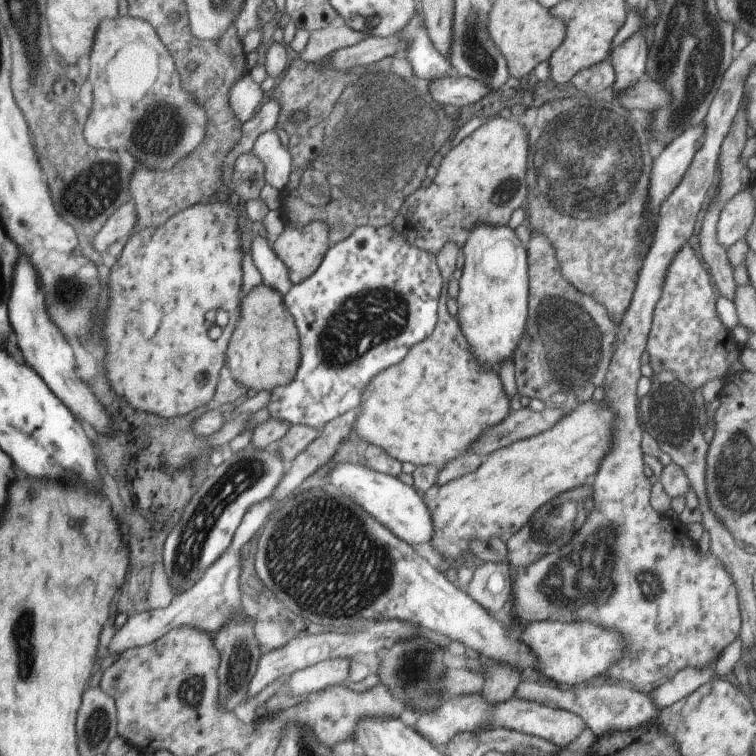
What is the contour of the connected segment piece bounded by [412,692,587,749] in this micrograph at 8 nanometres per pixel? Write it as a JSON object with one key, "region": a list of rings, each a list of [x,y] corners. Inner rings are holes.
{"region":[[[480,693],[462,694],[446,699],[441,705],[430,712],[424,712],[418,718],[415,727],[416,732],[430,738],[430,742],[434,742],[438,748],[445,748],[446,743],[450,742],[456,734],[462,732],[476,732],[476,728],[482,730],[494,730],[494,728],[507,728],[508,730],[516,730],[524,734],[540,736],[557,746],[566,747],[574,741],[579,734],[586,728],[586,722],[573,712],[538,704],[537,702],[526,702],[520,698],[510,698],[504,704],[486,704],[486,700],[482,698]]]}

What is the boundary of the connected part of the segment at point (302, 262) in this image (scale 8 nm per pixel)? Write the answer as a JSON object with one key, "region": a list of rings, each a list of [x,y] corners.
{"region":[[[318,220],[304,228],[286,226],[272,245],[286,265],[291,283],[304,283],[316,272],[328,252],[328,226],[325,221]]]}

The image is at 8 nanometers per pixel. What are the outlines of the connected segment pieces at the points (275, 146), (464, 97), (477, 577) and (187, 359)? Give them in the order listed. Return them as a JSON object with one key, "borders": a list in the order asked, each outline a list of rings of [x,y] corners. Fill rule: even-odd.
{"borders":[[[[275,129],[263,132],[253,146],[254,156],[266,166],[266,182],[283,192],[290,182],[292,156]]],[[[454,73],[437,78],[430,84],[430,94],[440,104],[452,104],[455,107],[476,107],[477,102],[485,101],[486,96],[493,92],[480,80],[456,75]]],[[[484,561],[473,565],[473,578],[467,591],[482,608],[499,616],[503,605],[511,599],[513,581],[508,561]]],[[[214,199],[210,201],[205,201],[202,203],[198,203],[197,205],[192,206],[192,208],[188,208],[188,210],[184,210],[182,212],[179,212],[176,214],[176,216],[172,216],[168,222],[166,222],[166,226],[164,228],[150,228],[150,230],[146,230],[146,232],[142,232],[142,234],[138,234],[138,236],[133,236],[129,239],[130,244],[128,244],[128,248],[126,248],[126,256],[122,258],[122,260],[118,260],[117,263],[112,268],[111,274],[112,274],[112,284],[110,284],[110,290],[112,290],[112,300],[109,300],[110,297],[108,297],[108,301],[112,302],[112,306],[109,307],[110,312],[105,312],[105,325],[106,329],[104,332],[106,332],[107,337],[105,337],[105,344],[106,346],[109,346],[107,357],[109,358],[109,354],[111,352],[114,352],[112,350],[112,346],[117,346],[116,352],[114,354],[110,354],[110,360],[106,357],[106,367],[107,367],[107,374],[105,378],[108,378],[111,389],[110,391],[115,396],[122,396],[124,399],[130,401],[133,406],[140,410],[140,411],[146,411],[150,413],[156,413],[158,415],[162,415],[163,417],[168,418],[176,418],[179,416],[184,416],[185,414],[190,414],[193,410],[196,410],[196,408],[200,408],[200,406],[208,405],[210,404],[210,400],[214,398],[214,390],[217,390],[217,387],[220,386],[218,384],[218,374],[221,374],[220,370],[222,370],[222,366],[224,366],[224,356],[226,356],[228,353],[226,352],[226,348],[229,348],[228,342],[230,342],[230,336],[232,336],[232,330],[234,330],[234,324],[238,324],[238,320],[240,320],[240,296],[242,296],[242,283],[244,282],[244,262],[245,262],[245,256],[246,252],[242,252],[242,232],[238,230],[238,216],[240,216],[240,212],[236,210],[236,208],[232,208],[231,206],[225,204],[222,202],[222,199]],[[220,312],[226,312],[228,314],[228,323],[224,328],[222,328],[222,334],[219,338],[216,338],[216,340],[212,340],[210,338],[210,324],[214,322],[214,318],[220,314]]]]}

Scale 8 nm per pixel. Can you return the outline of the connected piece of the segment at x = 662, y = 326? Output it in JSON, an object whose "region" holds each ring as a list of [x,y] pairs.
{"region":[[[686,242],[668,266],[660,300],[654,306],[653,328],[646,346],[653,377],[661,372],[672,372],[683,387],[695,392],[706,382],[720,379],[734,362],[740,360],[743,347],[732,330],[722,324],[715,302],[710,272],[702,268],[694,250]]]}

